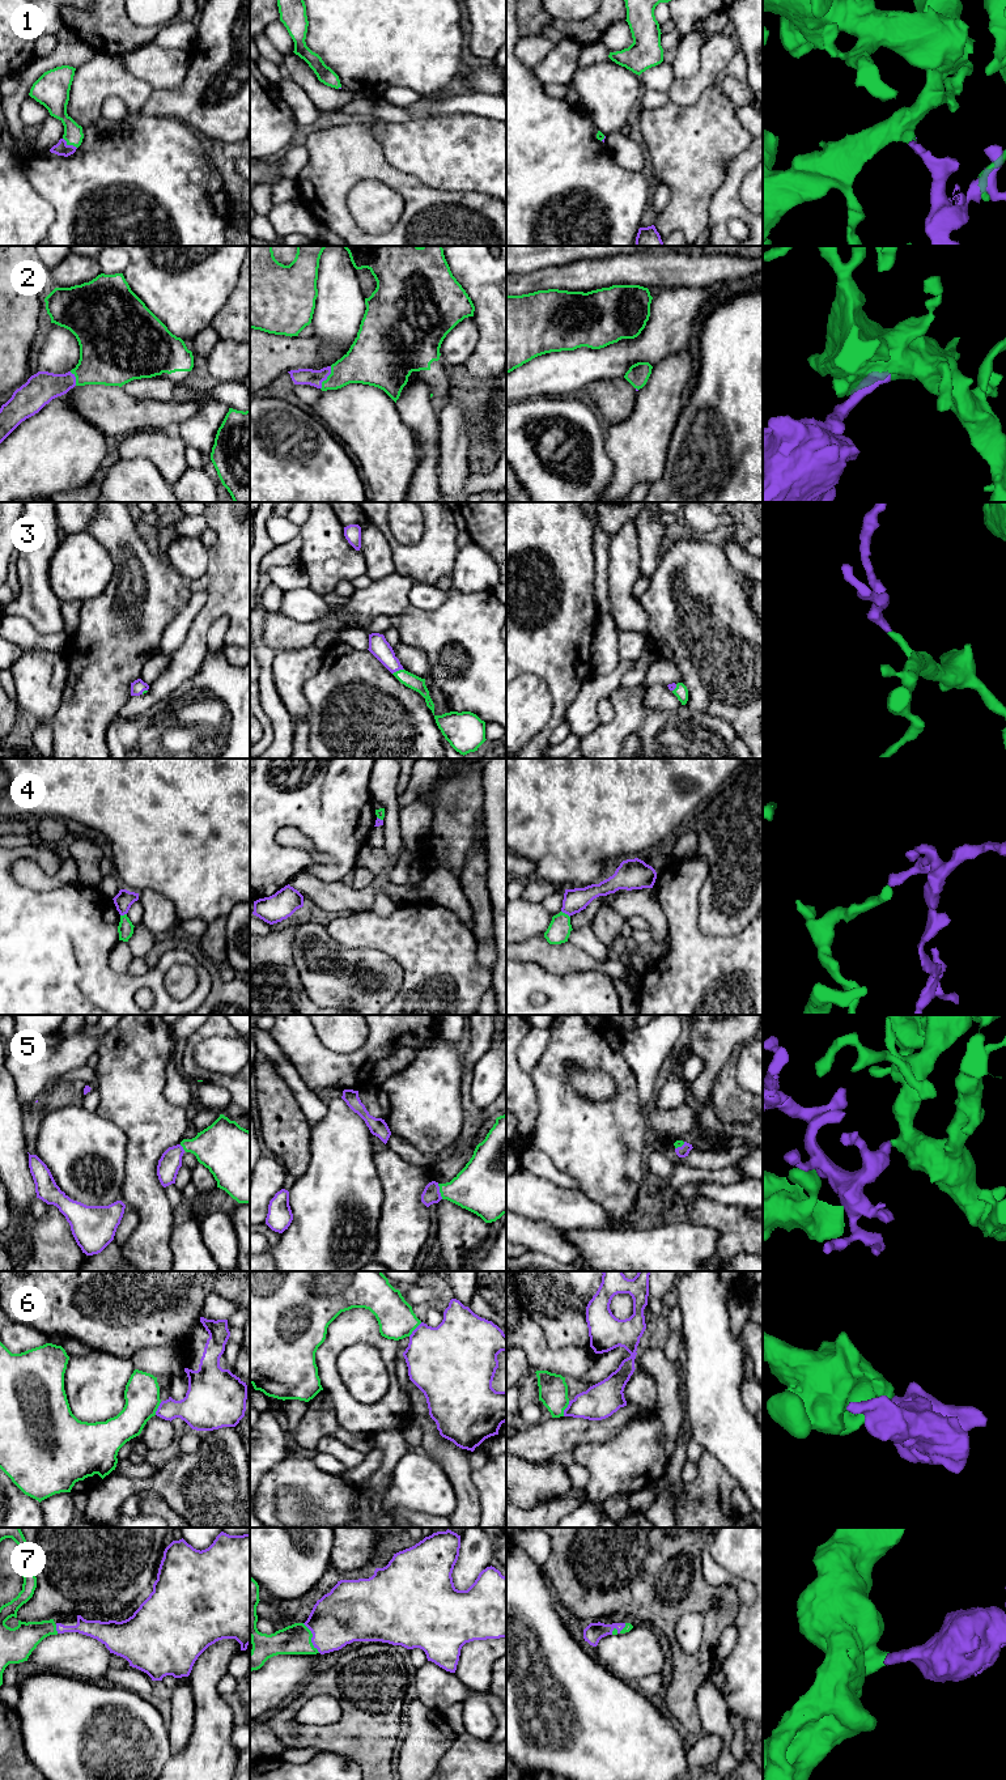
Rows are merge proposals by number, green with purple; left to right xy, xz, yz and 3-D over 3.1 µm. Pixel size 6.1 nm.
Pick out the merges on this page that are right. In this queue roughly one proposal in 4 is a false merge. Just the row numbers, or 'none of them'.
1, 2, 3, 5, 6, 7

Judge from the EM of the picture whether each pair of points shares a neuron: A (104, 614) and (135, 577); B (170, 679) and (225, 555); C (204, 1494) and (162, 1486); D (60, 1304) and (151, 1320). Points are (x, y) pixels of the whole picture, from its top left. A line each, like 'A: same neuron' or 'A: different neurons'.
A: same neuron
B: same neuron
C: same neuron
D: same neuron

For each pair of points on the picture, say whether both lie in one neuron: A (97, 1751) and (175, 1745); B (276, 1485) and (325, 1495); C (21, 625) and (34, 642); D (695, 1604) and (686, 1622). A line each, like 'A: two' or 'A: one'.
A: two
B: one
C: one
D: two

